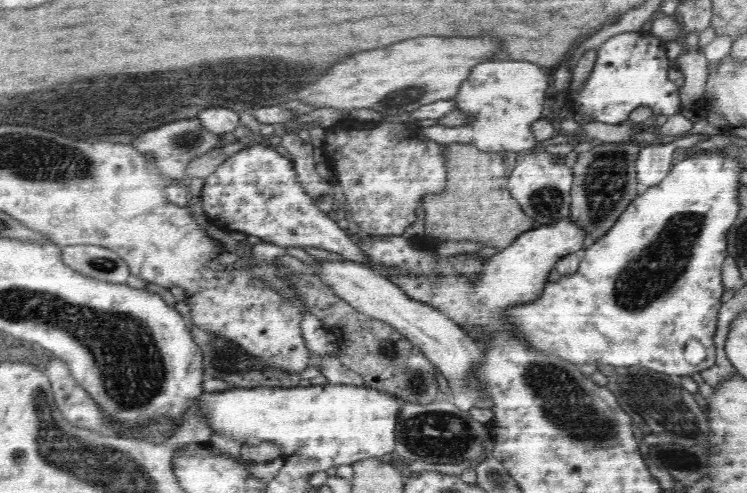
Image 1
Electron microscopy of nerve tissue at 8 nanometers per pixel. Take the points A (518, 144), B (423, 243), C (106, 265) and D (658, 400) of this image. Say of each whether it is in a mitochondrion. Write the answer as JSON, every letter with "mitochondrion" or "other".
{"A":"other","B":"other","C":"mitochondrion","D":"mitochondrion"}

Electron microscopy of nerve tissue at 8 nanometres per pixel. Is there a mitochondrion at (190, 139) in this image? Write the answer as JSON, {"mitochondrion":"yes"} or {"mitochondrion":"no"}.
{"mitochondrion":"yes"}

